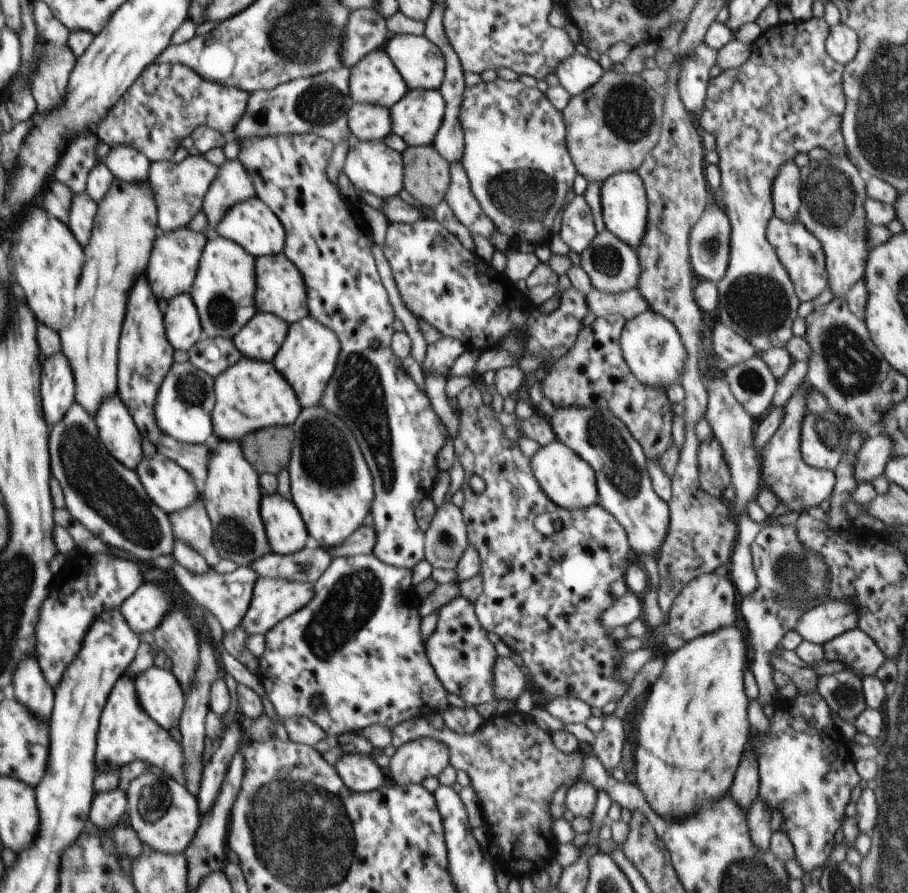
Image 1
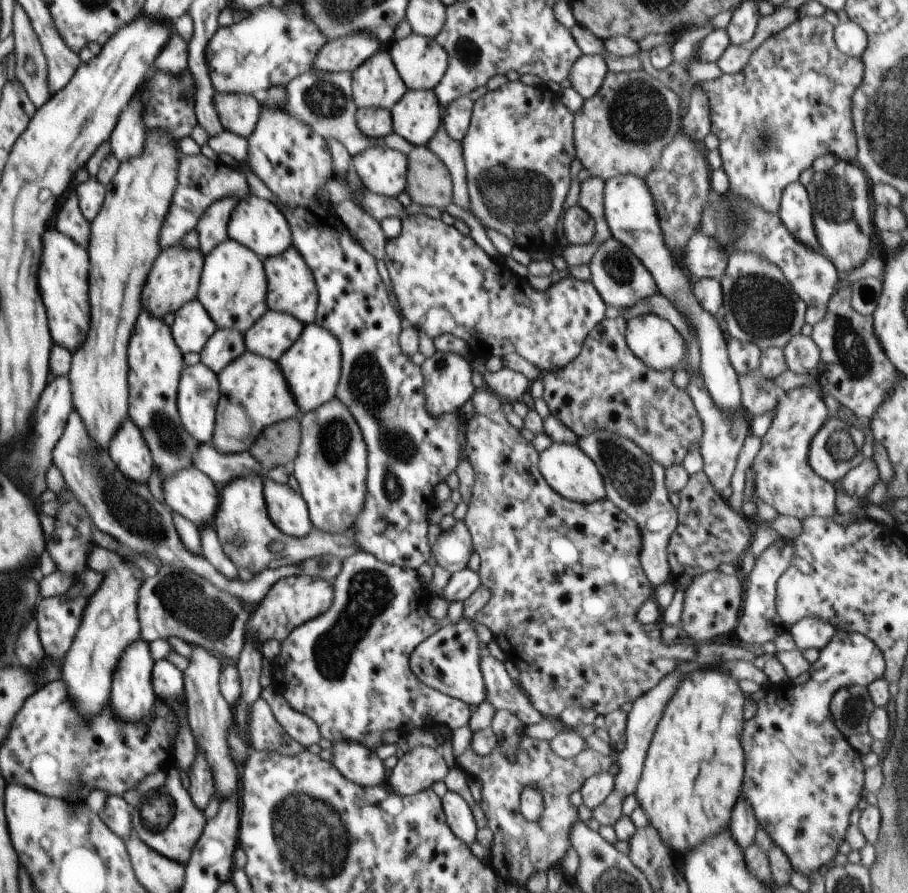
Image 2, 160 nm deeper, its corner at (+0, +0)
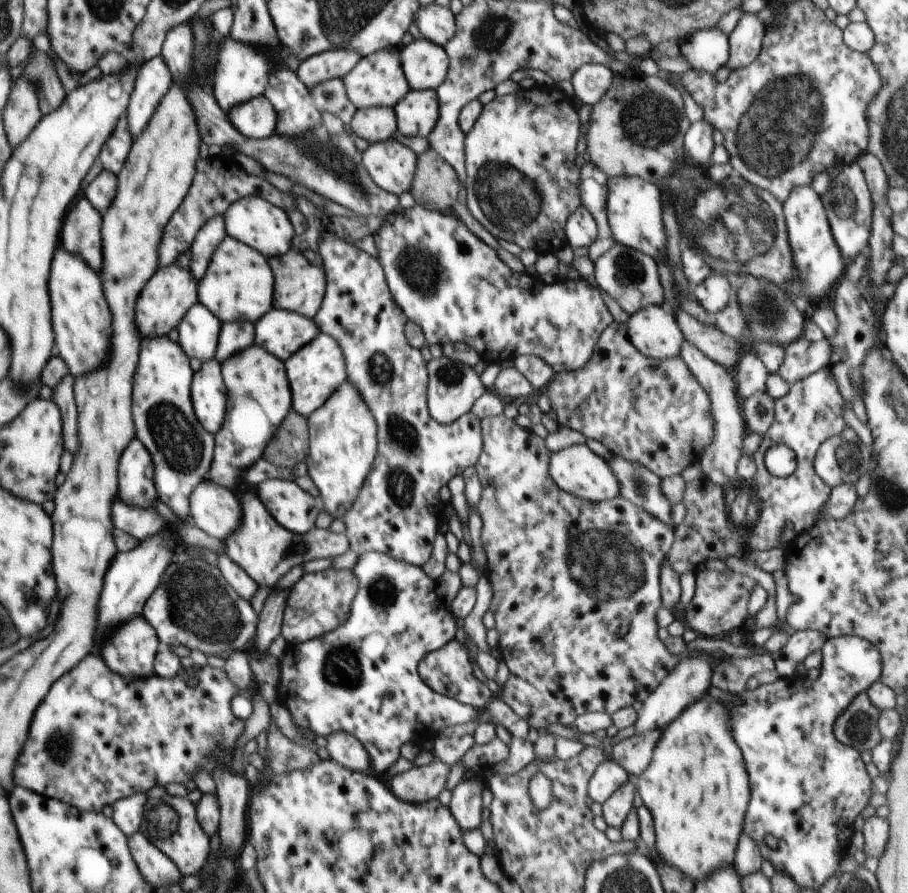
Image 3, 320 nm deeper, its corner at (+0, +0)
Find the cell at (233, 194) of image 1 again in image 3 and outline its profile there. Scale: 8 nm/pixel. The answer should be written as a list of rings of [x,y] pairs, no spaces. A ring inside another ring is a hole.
[[[216,214],[197,232],[190,248],[192,253],[190,269],[197,285],[206,274],[213,252],[226,235],[225,218]]]

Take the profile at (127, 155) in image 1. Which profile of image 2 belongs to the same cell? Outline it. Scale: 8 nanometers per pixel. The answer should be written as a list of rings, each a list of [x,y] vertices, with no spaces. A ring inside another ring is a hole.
[[[140,88],[133,94],[112,132],[112,140],[110,140],[112,152],[116,154],[120,163],[130,157],[140,156],[144,150],[147,128],[143,123],[145,106],[140,100],[142,94],[143,90]]]

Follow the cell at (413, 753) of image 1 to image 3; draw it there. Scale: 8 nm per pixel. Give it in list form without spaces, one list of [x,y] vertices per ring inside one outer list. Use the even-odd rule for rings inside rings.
[[[438,760],[426,766],[414,766],[393,778],[390,790],[396,798],[409,803],[425,803],[438,799],[440,792],[446,789],[450,769],[446,763]]]

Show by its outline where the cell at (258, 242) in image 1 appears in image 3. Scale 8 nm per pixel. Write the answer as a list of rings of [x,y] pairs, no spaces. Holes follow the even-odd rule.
[[[244,197],[230,205],[225,212],[225,229],[228,235],[261,252],[266,257],[282,255],[290,250],[295,235],[285,210],[262,197]]]

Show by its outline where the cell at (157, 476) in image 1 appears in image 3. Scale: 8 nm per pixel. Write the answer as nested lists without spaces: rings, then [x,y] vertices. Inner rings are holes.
[[[206,477],[190,495],[189,518],[206,534],[226,542],[243,524],[240,497]]]

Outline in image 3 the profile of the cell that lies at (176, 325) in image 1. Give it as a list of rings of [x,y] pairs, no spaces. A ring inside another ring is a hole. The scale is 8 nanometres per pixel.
[[[196,301],[177,326],[179,345],[189,359],[206,362],[215,358],[222,323],[206,306]]]

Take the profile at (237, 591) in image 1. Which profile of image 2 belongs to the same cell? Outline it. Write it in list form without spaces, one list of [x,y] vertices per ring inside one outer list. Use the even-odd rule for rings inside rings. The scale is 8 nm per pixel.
[[[75,410],[69,414],[52,456],[53,466],[61,472],[67,484],[66,488],[75,494],[75,500],[90,514],[94,528],[117,538],[122,544],[132,547],[140,554],[154,555],[162,565],[171,564],[192,570],[220,590],[236,596],[251,609],[258,606],[278,579],[302,574],[298,565],[288,565],[263,570],[257,575],[253,574],[253,579],[248,582],[240,578],[229,579],[217,571],[201,552],[196,554],[188,551],[174,526],[172,510],[166,504],[154,499],[148,486],[127,479],[114,466],[108,450],[96,446],[84,426],[84,421]]]

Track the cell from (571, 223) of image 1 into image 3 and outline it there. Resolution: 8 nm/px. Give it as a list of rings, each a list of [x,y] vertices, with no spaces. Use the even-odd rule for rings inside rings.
[[[580,205],[569,217],[565,224],[565,235],[572,249],[589,248],[596,240],[598,225],[590,211]]]

